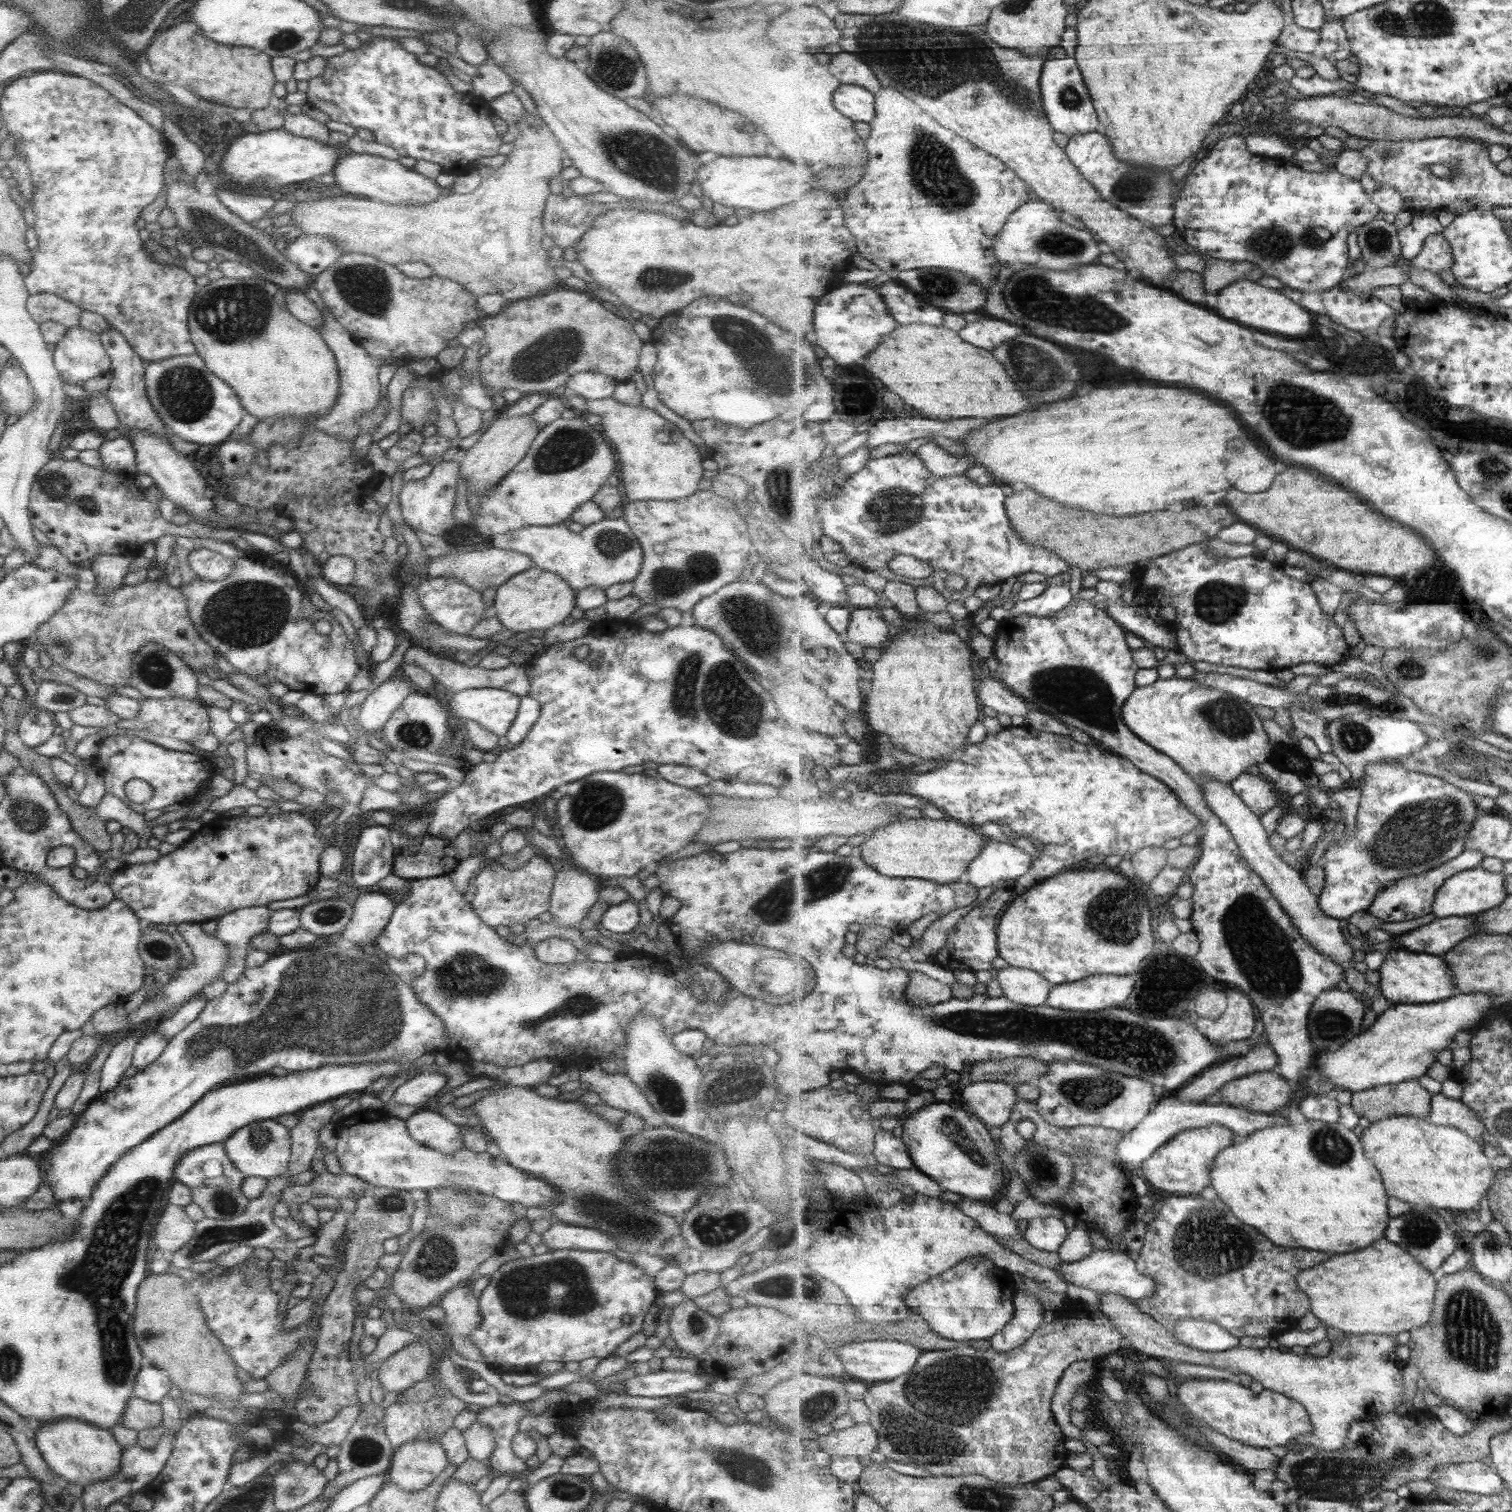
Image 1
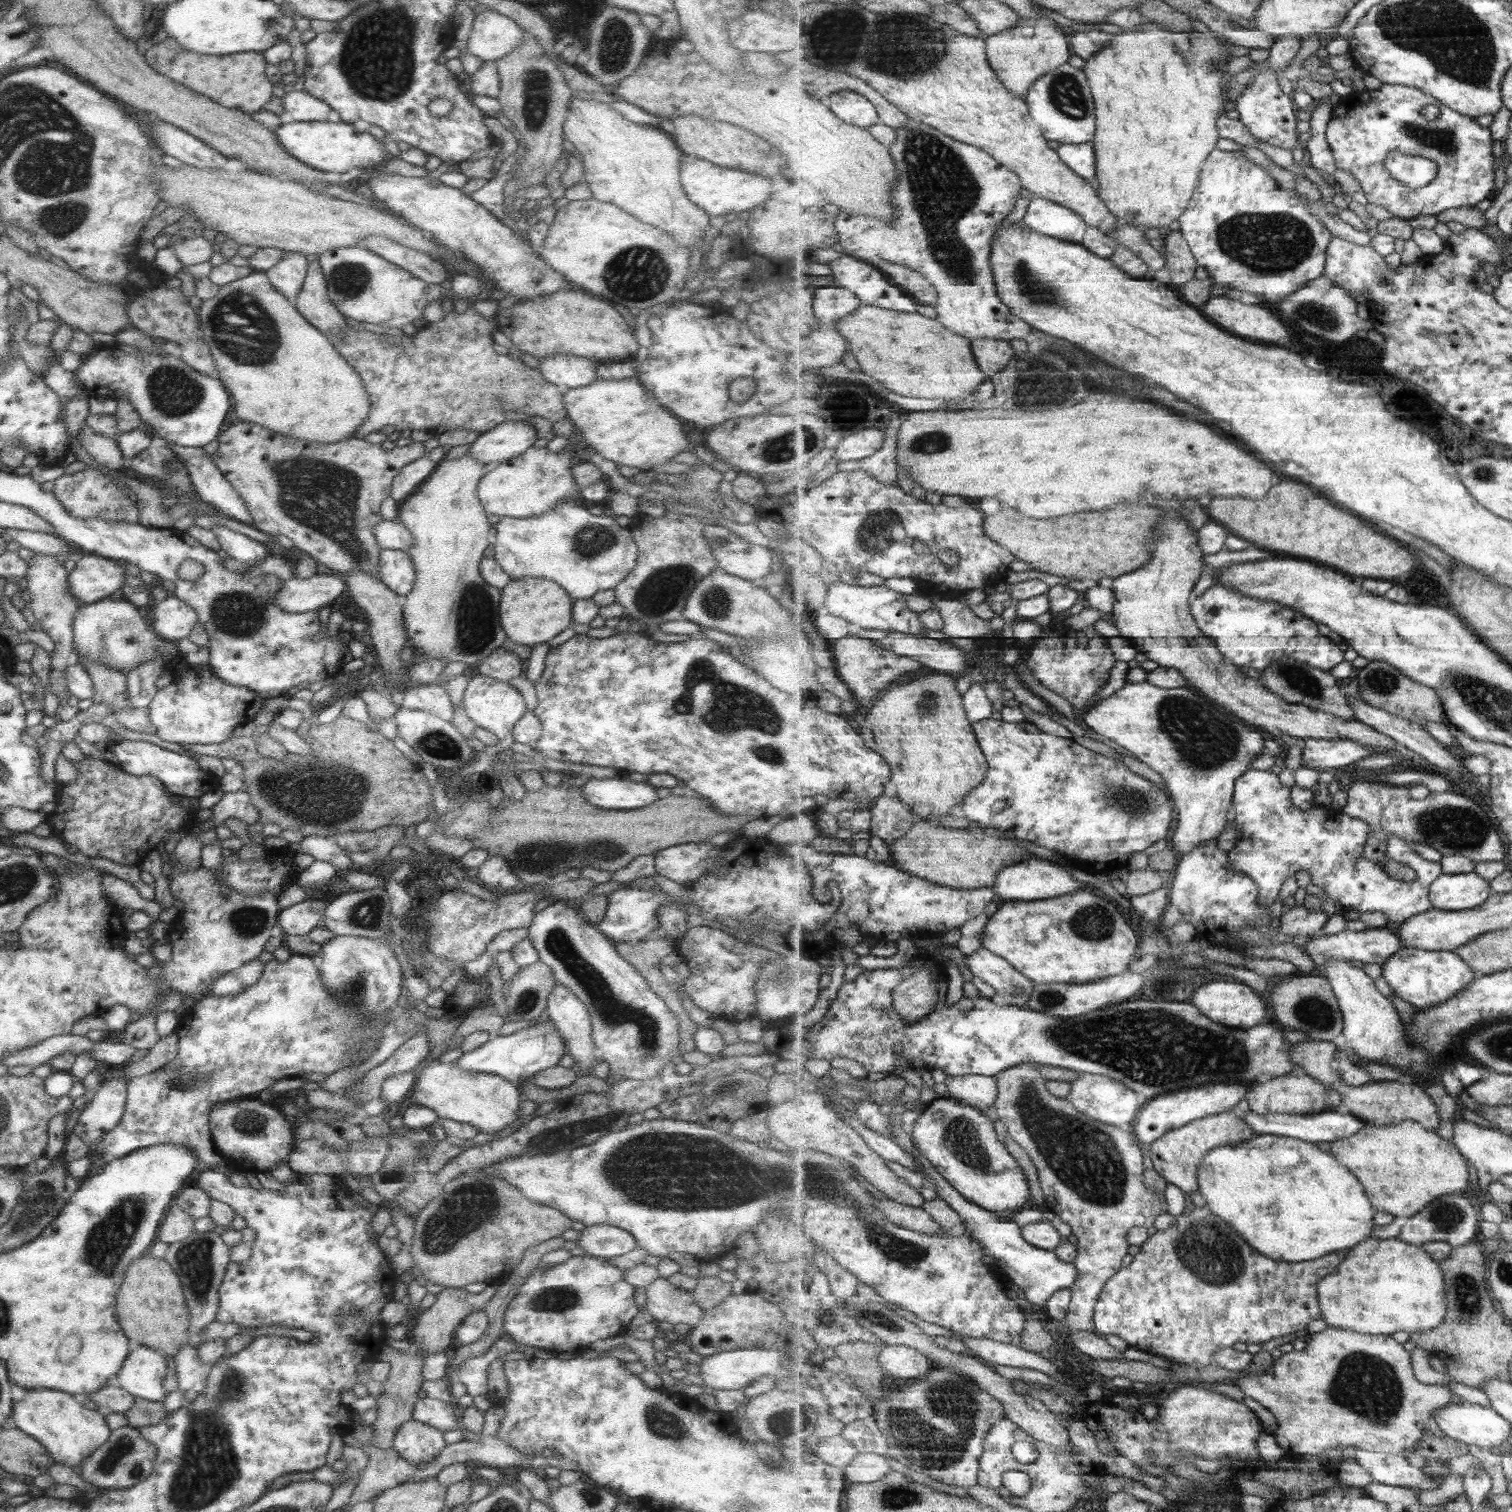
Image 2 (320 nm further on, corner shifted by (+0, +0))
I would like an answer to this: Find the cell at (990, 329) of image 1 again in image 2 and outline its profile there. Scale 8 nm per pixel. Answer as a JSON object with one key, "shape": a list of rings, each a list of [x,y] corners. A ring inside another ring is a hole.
{"shape":[[[973,339],[972,350],[974,359],[977,359],[979,367],[989,379],[1005,371],[1015,355],[1011,344],[1003,340]]]}

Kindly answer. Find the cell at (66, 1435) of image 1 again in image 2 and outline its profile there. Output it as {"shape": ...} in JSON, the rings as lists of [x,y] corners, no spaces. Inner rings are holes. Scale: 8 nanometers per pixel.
{"shape":[[[25,1389],[22,1394],[21,1400],[12,1403],[10,1417],[13,1426],[43,1446],[47,1456],[55,1463],[77,1466],[109,1437],[110,1428],[104,1416],[96,1410],[83,1407],[73,1395],[47,1389]]]}

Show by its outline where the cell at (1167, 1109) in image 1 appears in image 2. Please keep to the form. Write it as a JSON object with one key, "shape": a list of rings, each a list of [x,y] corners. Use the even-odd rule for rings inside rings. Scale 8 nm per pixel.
{"shape":[[[1250,1110],[1241,1114],[1242,1117],[1251,1125],[1251,1128],[1260,1135],[1277,1134],[1277,1136],[1291,1136],[1306,1140],[1307,1142],[1329,1142],[1334,1143],[1339,1138],[1349,1138],[1361,1132],[1369,1124],[1353,1114],[1341,1111],[1324,1111],[1323,1113],[1311,1115],[1279,1114],[1279,1113],[1255,1113]]]}

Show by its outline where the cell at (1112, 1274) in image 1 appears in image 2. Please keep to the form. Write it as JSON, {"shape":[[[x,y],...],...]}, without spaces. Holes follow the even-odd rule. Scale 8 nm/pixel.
{"shape":[[[900,1116],[893,1117],[892,1133],[897,1142],[911,1142],[913,1148],[905,1148],[905,1150],[914,1156],[918,1168],[922,1170],[922,1174],[932,1187],[937,1192],[937,1198],[943,1199],[949,1203],[951,1208],[954,1208],[959,1214],[964,1224],[962,1229],[966,1229],[974,1240],[978,1240],[985,1251],[985,1254],[991,1255],[996,1260],[996,1267],[1001,1268],[1010,1280],[1016,1284],[1025,1294],[1026,1300],[1032,1306],[1043,1310],[1051,1296],[1055,1292],[1062,1289],[1070,1289],[1074,1286],[1078,1279],[1078,1268],[1074,1262],[1067,1263],[1059,1260],[1055,1251],[1043,1250],[1032,1245],[1030,1241],[1022,1235],[1022,1228],[1009,1219],[1004,1219],[1002,1215],[996,1215],[996,1212],[987,1210],[963,1196],[950,1180],[939,1172],[935,1165],[921,1152],[921,1149],[914,1144],[912,1134],[905,1132],[903,1122],[899,1121]]]}

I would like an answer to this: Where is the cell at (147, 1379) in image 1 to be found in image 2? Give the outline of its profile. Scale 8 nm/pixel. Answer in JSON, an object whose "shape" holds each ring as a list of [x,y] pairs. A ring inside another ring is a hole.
{"shape":[[[146,1347],[129,1352],[117,1372],[117,1388],[140,1399],[160,1402],[163,1398],[163,1378],[167,1374],[165,1356]]]}

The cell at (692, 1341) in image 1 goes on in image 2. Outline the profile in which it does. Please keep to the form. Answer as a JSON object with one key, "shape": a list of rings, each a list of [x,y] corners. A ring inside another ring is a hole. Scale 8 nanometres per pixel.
{"shape":[[[657,1278],[645,1288],[645,1304],[639,1310],[647,1312],[654,1322],[685,1324],[689,1328],[703,1316],[689,1292],[675,1288],[667,1279]]]}

